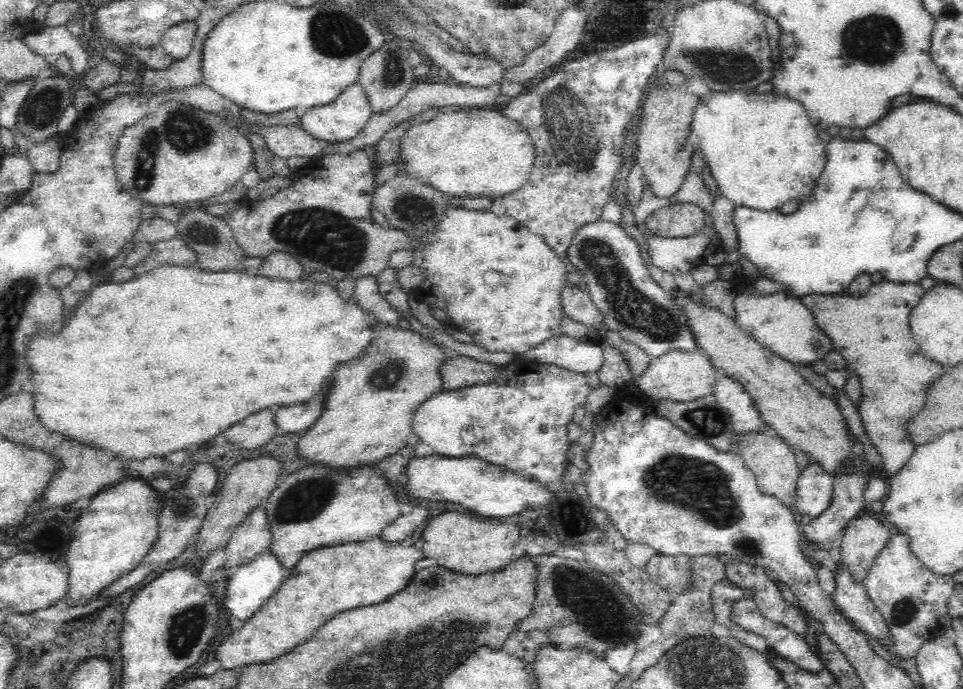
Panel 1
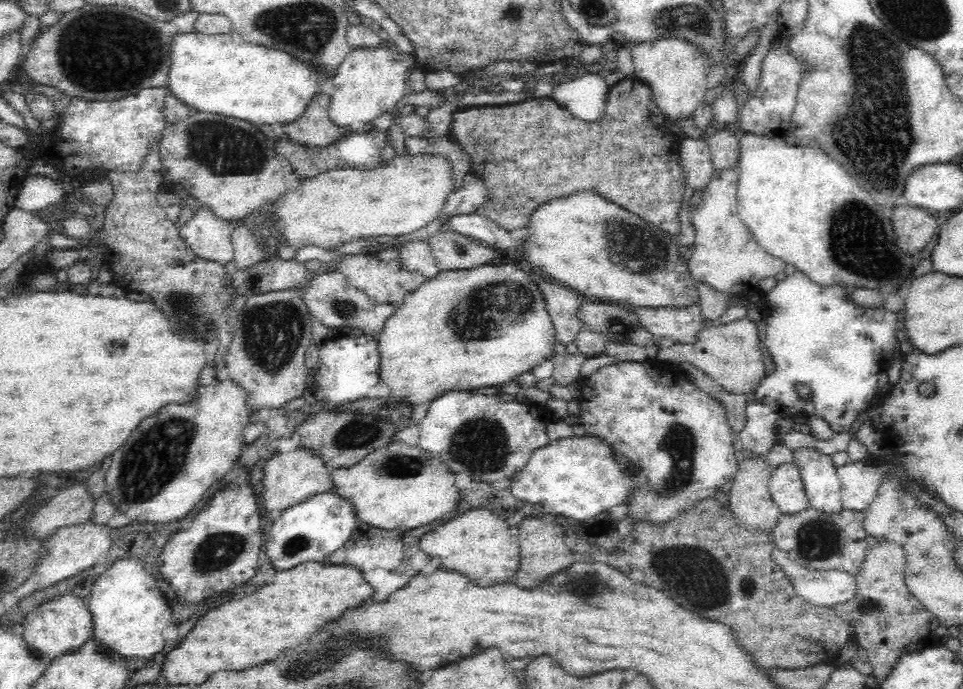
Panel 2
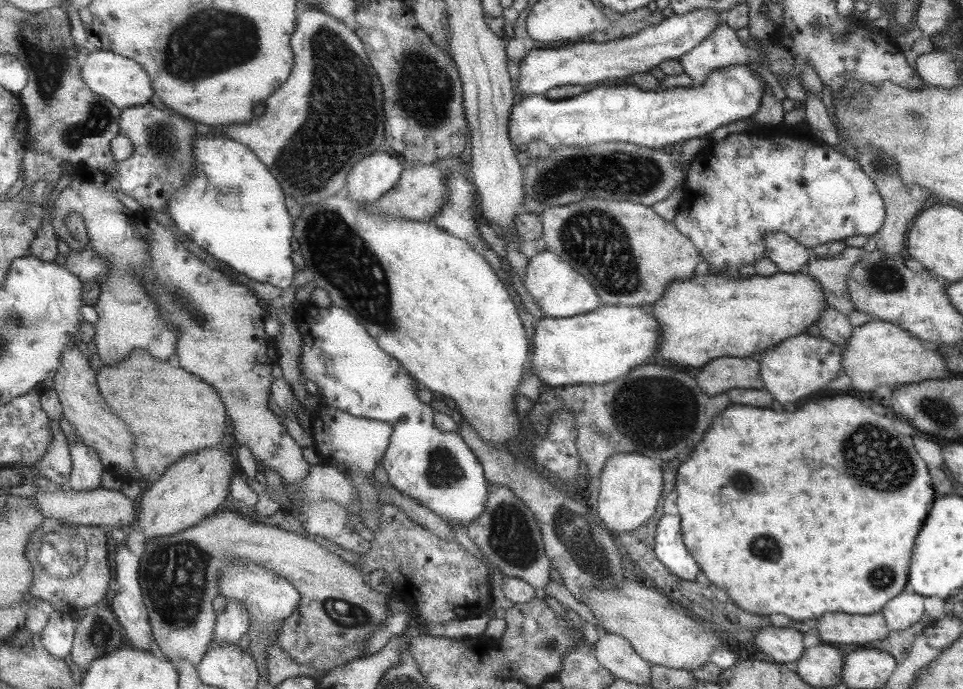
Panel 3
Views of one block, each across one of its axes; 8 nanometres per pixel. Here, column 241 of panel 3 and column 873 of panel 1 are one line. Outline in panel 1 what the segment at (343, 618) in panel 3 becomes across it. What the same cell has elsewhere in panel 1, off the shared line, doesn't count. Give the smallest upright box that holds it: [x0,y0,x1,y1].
[838,514,894,584]

